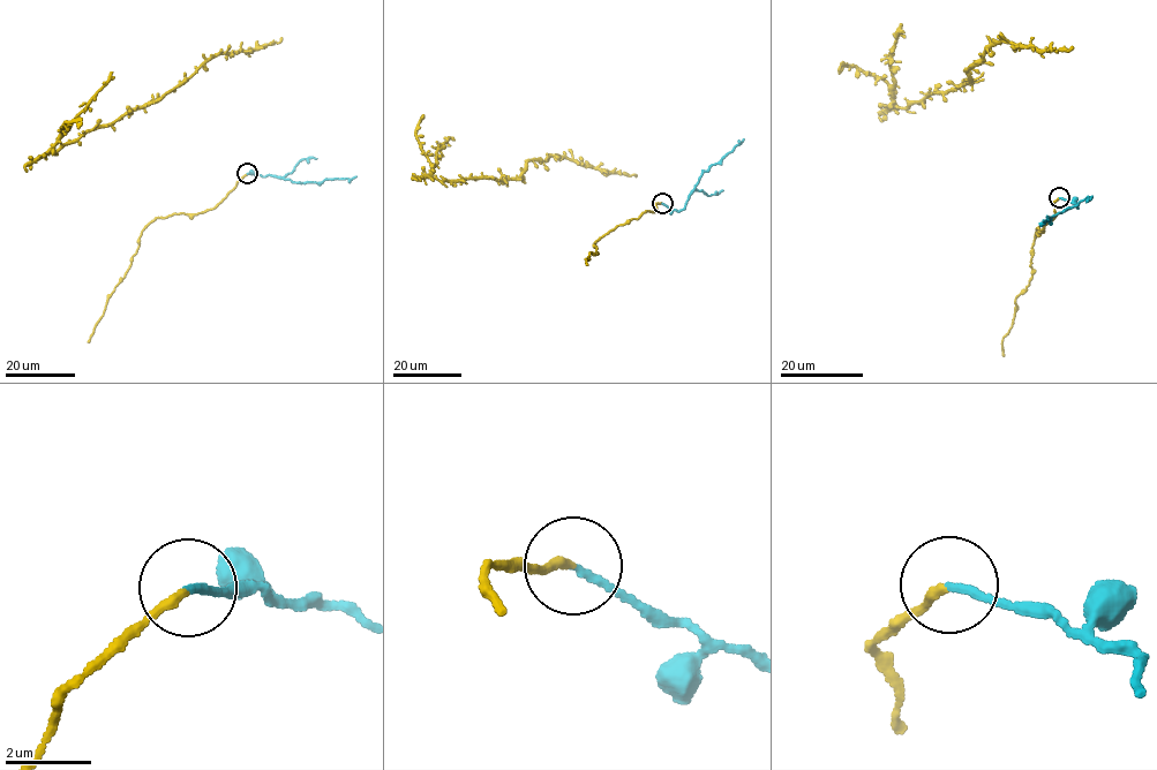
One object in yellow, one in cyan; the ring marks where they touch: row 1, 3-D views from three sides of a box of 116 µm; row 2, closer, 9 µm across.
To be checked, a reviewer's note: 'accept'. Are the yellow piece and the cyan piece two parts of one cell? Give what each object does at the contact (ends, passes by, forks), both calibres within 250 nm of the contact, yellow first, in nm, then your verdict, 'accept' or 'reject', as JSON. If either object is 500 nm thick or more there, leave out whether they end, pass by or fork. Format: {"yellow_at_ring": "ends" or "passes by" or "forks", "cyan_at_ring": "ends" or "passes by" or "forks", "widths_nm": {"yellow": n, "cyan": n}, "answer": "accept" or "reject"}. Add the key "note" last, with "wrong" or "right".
{"yellow_at_ring": "ends", "cyan_at_ring": "ends", "widths_nm": {"yellow": 200, "cyan": 170}, "answer": "reject", "note": "wrong"}

